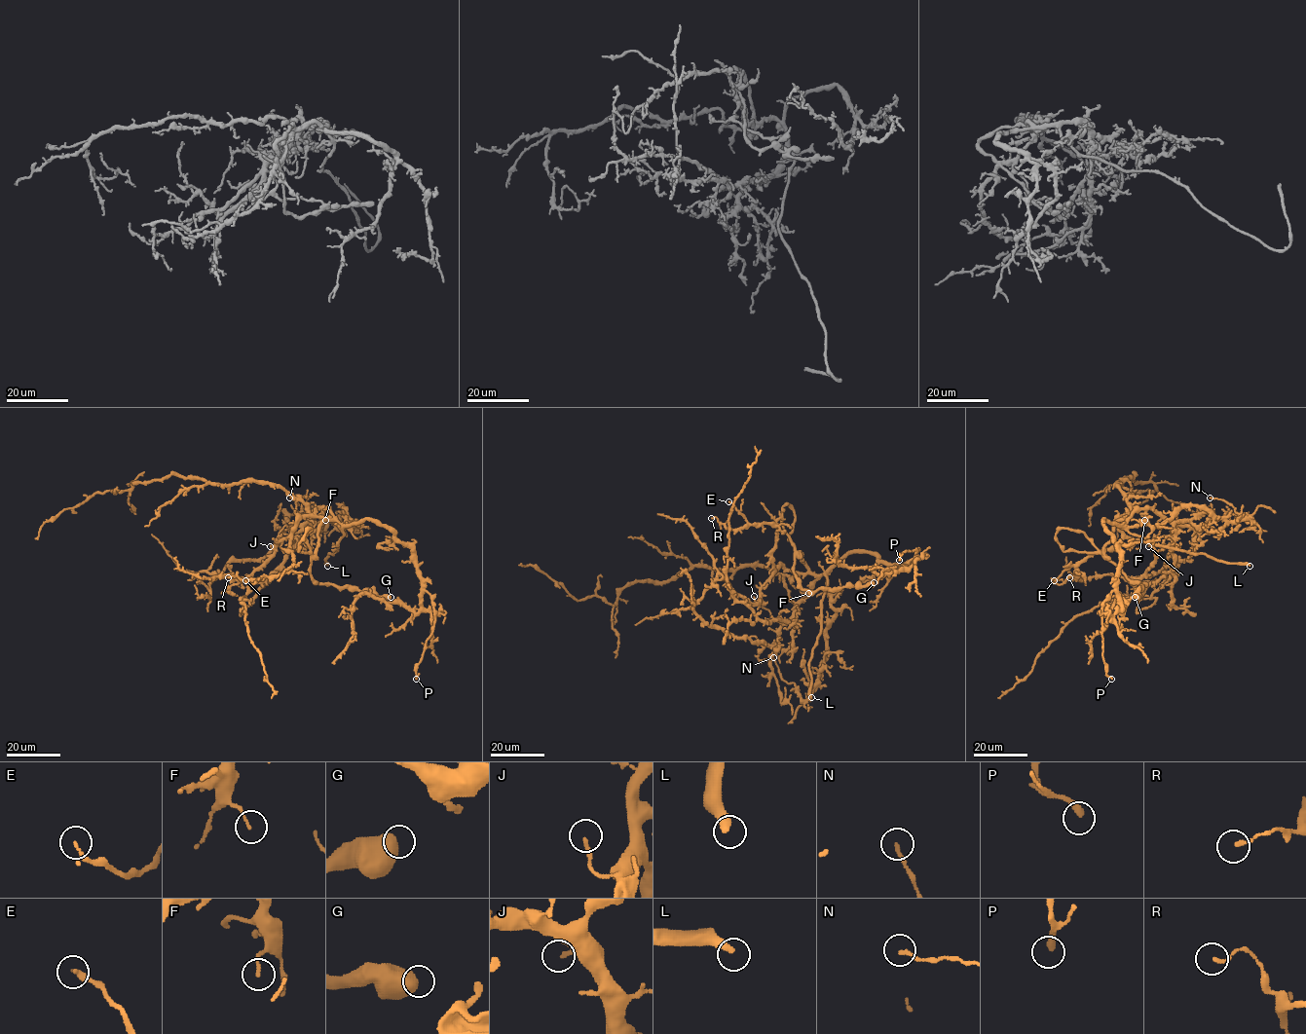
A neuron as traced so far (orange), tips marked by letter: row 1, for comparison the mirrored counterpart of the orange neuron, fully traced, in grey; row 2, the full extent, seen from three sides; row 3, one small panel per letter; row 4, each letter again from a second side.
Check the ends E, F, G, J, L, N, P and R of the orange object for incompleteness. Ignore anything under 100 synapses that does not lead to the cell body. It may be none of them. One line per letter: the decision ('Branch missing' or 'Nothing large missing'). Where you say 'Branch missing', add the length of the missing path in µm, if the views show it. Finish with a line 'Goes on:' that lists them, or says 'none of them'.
E: Nothing large missing
F: Nothing large missing
G: Nothing large missing
J: Nothing large missing
L: Branch missing. Missing length about 120 µm
N: Nothing large missing
P: Nothing large missing
R: Nothing large missing
Goes on: L

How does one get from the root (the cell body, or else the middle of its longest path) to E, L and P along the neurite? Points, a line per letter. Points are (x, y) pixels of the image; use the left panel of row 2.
E: (329, 518), (301, 517), (288, 548), (293, 565), (278, 574), (261, 576), (252, 584), (245, 580)
L: (329, 518), (336, 521), (343, 535), (338, 549), (325, 557), (327, 566)
P: (329, 518), (343, 525), (365, 519), (378, 521), (411, 548), (416, 573), (430, 596), (435, 619), (416, 679)

